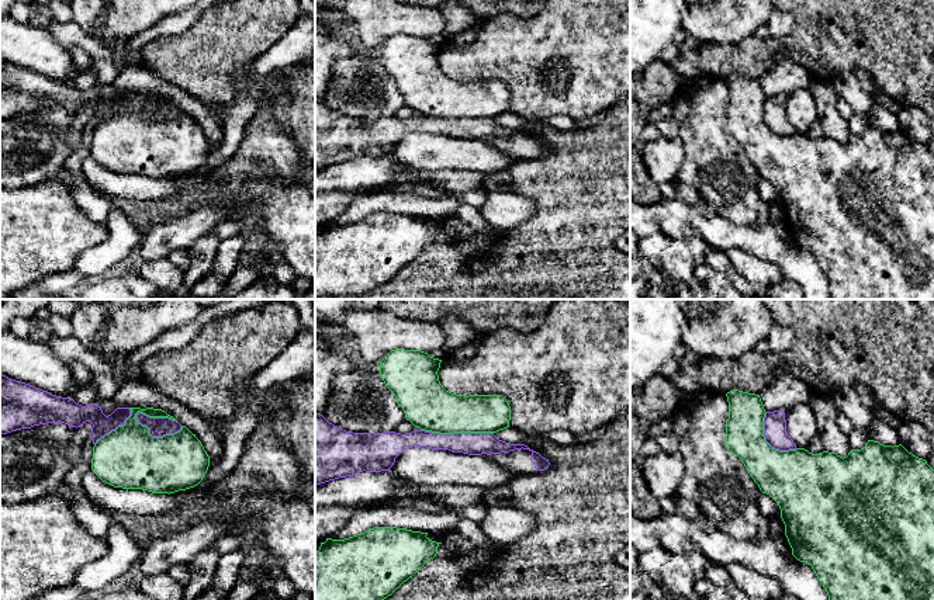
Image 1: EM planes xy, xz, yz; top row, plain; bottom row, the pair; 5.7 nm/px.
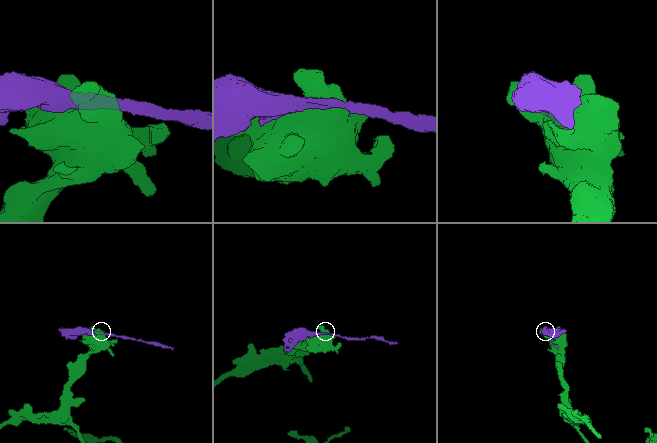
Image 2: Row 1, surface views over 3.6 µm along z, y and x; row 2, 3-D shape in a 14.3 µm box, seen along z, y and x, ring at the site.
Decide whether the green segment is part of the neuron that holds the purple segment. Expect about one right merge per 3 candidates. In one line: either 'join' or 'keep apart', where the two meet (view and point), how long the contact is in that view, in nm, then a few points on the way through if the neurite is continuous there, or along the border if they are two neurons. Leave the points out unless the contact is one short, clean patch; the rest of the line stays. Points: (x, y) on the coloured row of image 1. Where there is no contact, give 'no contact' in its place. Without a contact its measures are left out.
keep apart; contact xy (155, 436); length 280 nm

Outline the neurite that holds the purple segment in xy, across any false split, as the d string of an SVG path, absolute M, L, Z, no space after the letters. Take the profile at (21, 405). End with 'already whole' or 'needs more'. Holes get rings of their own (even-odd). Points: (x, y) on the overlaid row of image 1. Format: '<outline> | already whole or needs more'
M0 374L0 434L59 422L77 429L90 422L90 438L96 444L118 426L124 426L129 416L129 407L117 407L105 416L97 403L82 406L73 399L52 395Z | already whole

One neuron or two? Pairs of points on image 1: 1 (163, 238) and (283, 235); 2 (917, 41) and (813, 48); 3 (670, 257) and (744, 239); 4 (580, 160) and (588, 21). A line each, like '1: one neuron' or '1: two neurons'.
1: two neurons
2: one neuron
3: two neurons
4: two neurons

